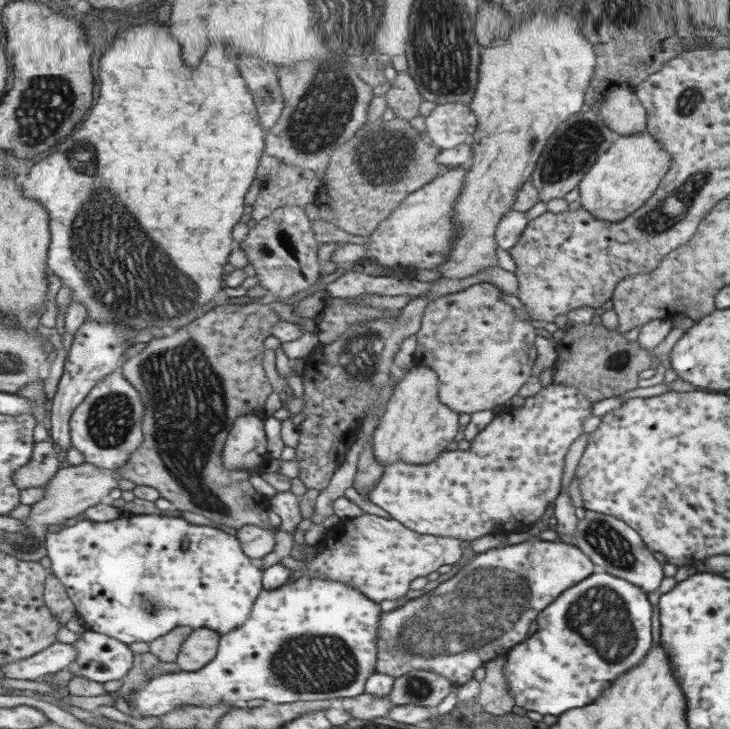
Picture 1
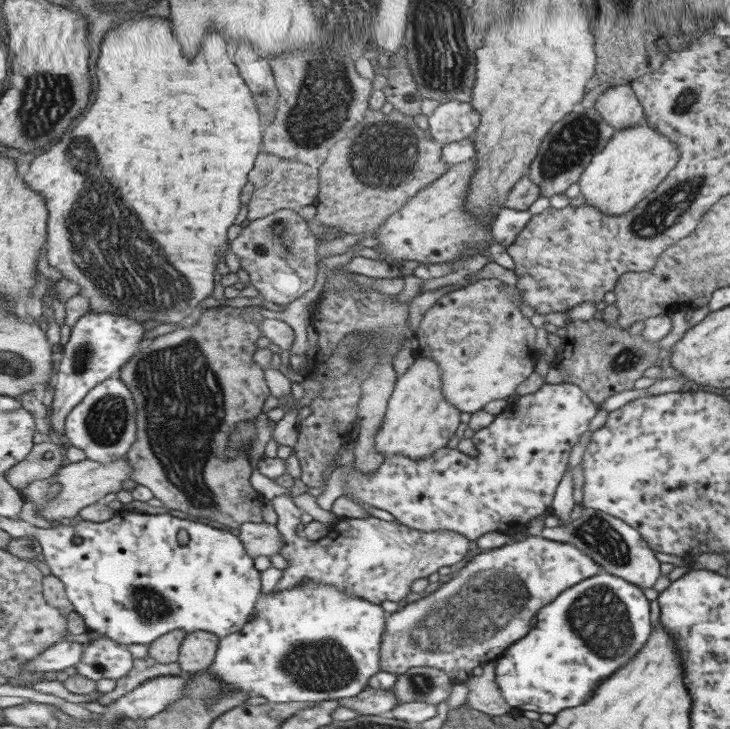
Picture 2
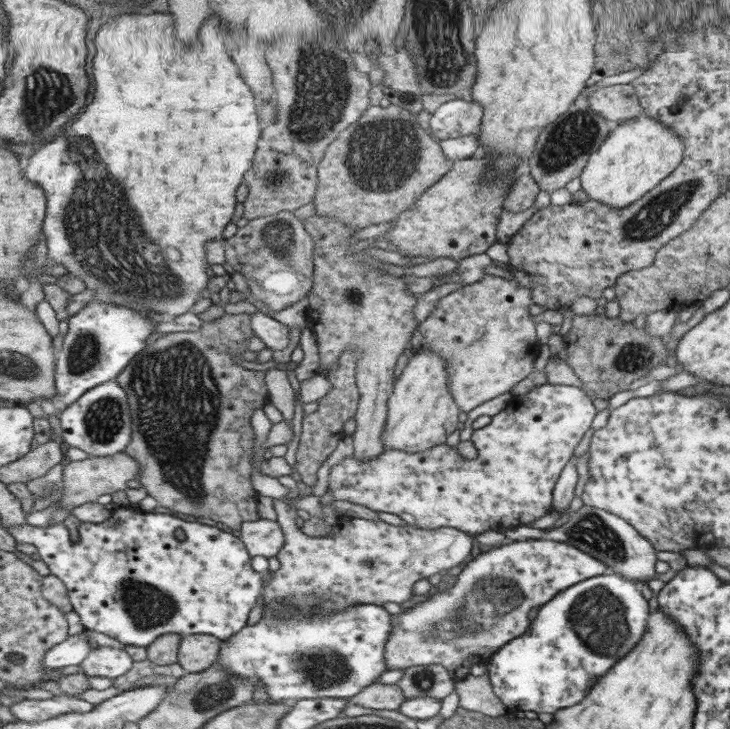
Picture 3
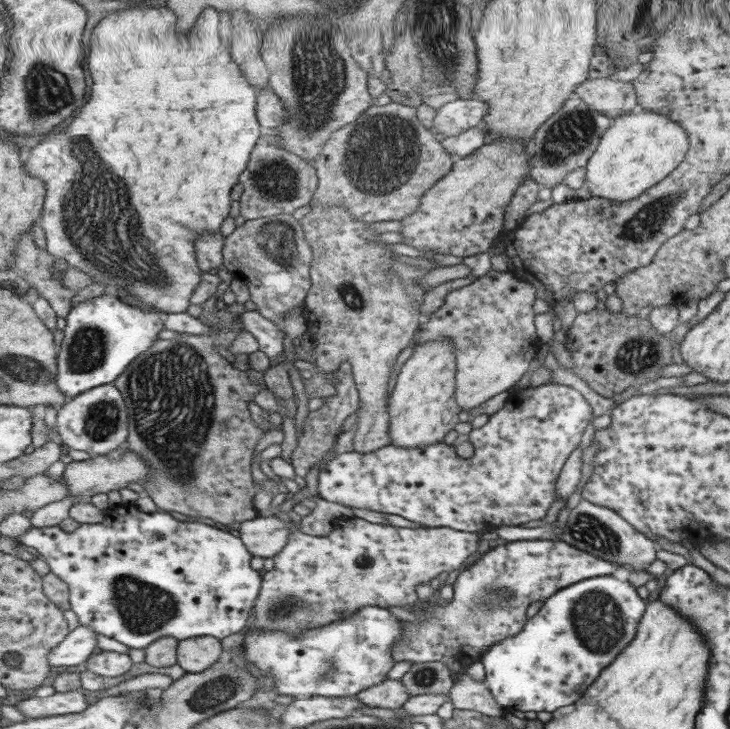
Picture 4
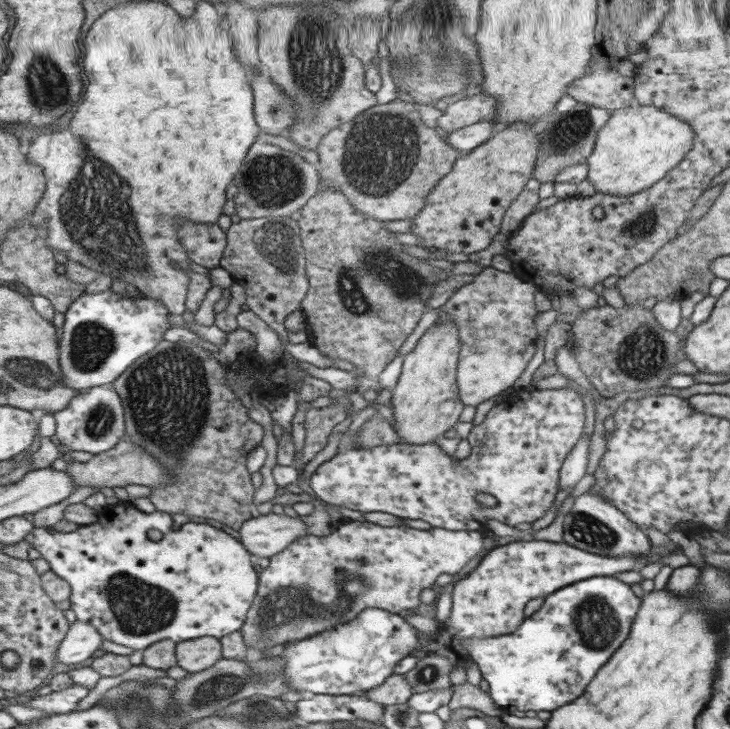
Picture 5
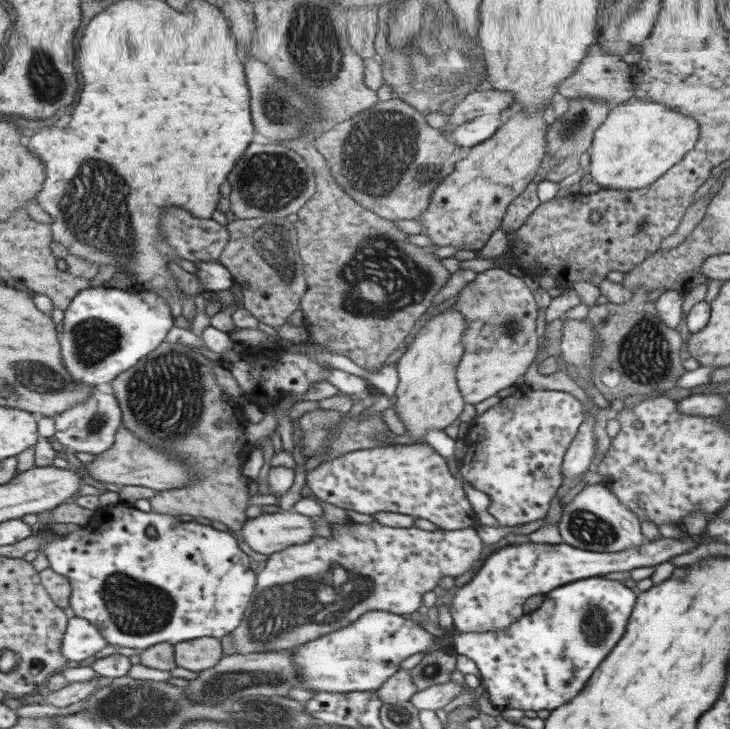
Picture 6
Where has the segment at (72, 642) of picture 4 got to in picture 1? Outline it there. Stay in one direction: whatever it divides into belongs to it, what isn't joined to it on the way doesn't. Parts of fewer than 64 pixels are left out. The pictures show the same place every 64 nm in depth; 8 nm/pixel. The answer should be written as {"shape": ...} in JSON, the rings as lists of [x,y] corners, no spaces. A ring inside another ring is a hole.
{"shape":[[[56,643],[26,660],[2,666],[6,677],[18,680],[36,680],[46,674],[56,674],[66,670],[78,660],[78,647],[72,644]]]}

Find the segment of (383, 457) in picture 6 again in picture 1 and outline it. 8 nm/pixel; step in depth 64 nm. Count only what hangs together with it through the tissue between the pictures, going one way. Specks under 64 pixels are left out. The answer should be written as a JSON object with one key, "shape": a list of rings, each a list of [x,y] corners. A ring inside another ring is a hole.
{"shape":[[[551,383],[535,396],[526,397],[522,407],[511,407],[502,414],[496,414],[471,441],[469,450],[446,449],[438,458],[426,464],[404,461],[388,463],[384,466],[382,478],[374,483],[374,487],[370,487],[365,498],[414,532],[472,541],[485,534],[508,534],[517,524],[538,520],[550,502],[559,496],[564,456],[572,442],[583,433],[582,420],[588,416],[592,416],[592,404],[578,390],[578,386]]]}

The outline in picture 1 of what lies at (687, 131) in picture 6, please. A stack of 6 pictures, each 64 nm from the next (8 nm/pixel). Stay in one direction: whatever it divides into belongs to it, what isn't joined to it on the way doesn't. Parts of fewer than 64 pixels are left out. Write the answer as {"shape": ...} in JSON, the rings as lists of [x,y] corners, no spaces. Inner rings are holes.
{"shape":[[[647,129],[634,135],[620,135],[606,152],[601,153],[579,182],[581,206],[599,220],[619,222],[638,211],[660,186],[672,166],[672,155]]]}

